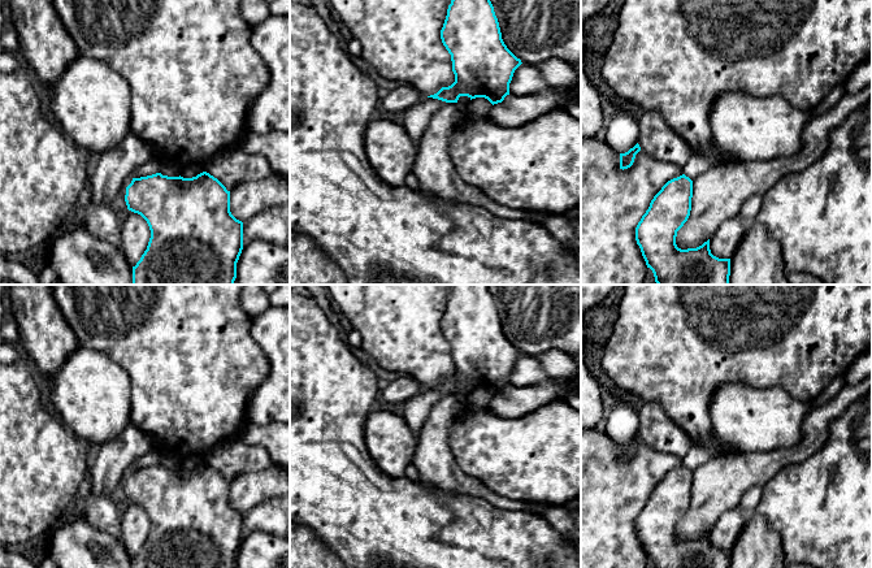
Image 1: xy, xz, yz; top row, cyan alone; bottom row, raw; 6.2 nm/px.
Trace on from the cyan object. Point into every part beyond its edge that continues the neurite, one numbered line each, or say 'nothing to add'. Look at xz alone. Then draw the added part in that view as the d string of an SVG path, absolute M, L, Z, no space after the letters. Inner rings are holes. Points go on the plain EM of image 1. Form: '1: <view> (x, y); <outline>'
nothing to add

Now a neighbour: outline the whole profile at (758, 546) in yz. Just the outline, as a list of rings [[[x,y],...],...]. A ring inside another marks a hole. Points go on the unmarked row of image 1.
[[[758,511],[746,513],[746,524],[730,549],[729,568],[788,568],[781,537]]]

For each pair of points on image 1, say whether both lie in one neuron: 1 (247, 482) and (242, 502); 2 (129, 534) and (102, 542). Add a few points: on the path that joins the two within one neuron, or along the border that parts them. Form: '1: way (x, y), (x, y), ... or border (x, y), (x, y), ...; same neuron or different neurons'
1: way (247, 488), (243, 497); same neuron
2: border (118, 537), (129, 554); different neurons

